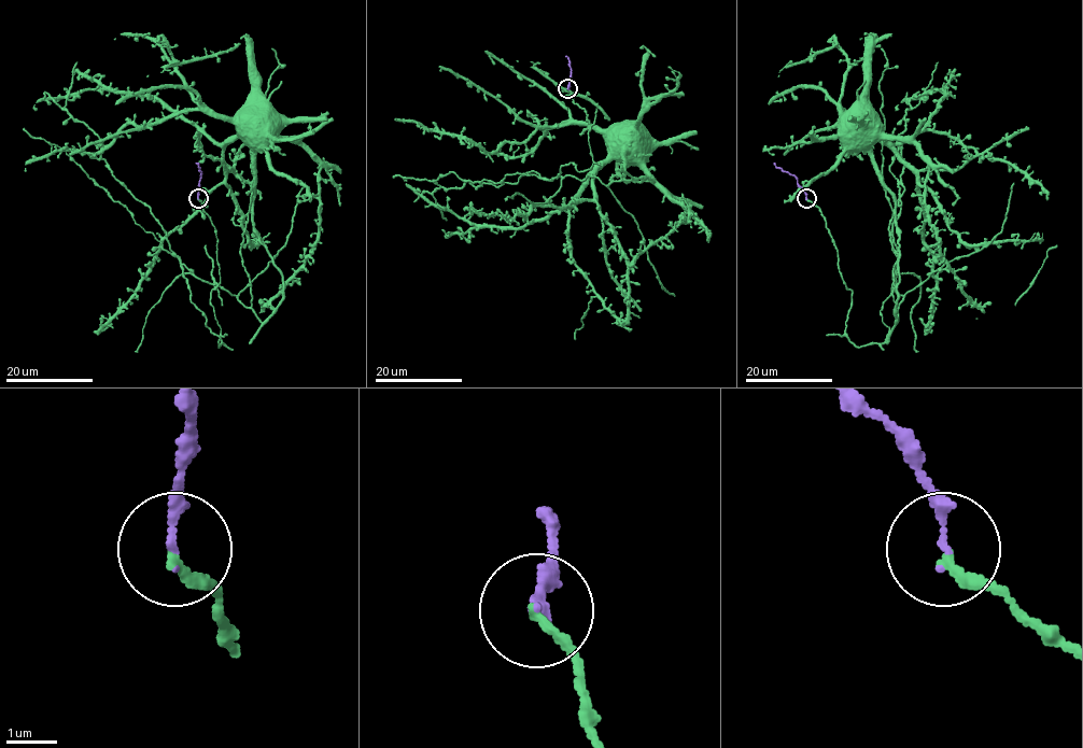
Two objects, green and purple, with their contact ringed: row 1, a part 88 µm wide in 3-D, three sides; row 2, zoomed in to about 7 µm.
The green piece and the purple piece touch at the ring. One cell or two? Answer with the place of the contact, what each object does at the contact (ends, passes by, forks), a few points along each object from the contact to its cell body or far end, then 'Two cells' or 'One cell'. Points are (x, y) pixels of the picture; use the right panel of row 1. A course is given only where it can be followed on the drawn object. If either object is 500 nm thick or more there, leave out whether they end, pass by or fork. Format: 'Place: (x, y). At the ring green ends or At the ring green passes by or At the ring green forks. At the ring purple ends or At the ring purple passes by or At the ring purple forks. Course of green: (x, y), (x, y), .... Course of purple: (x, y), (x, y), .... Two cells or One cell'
Place: (806, 198). At the ring green ends. At the ring purple ends. Course of green: (806, 198), (852, 292), (845, 336), (882, 343), (896, 264), (902, 297), (898, 308), (871, 124). Course of purple: (806, 198), (796, 178), (774, 163). One cell

